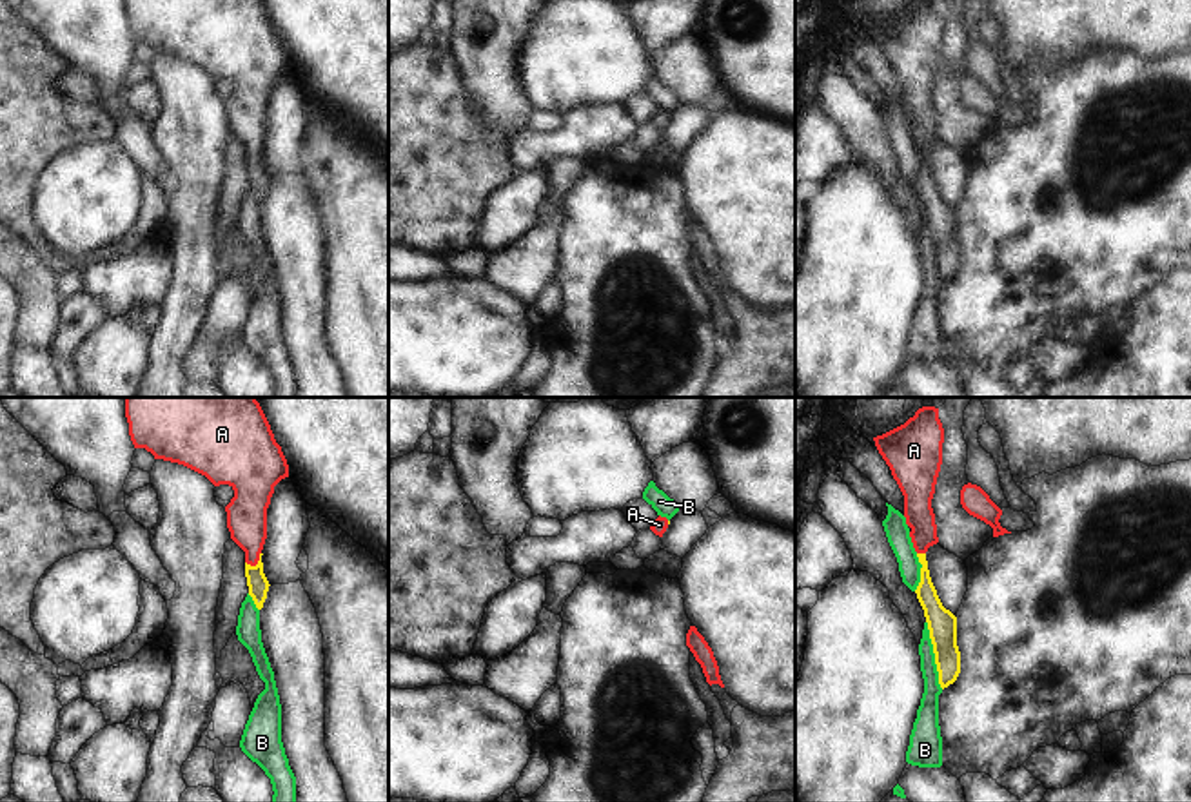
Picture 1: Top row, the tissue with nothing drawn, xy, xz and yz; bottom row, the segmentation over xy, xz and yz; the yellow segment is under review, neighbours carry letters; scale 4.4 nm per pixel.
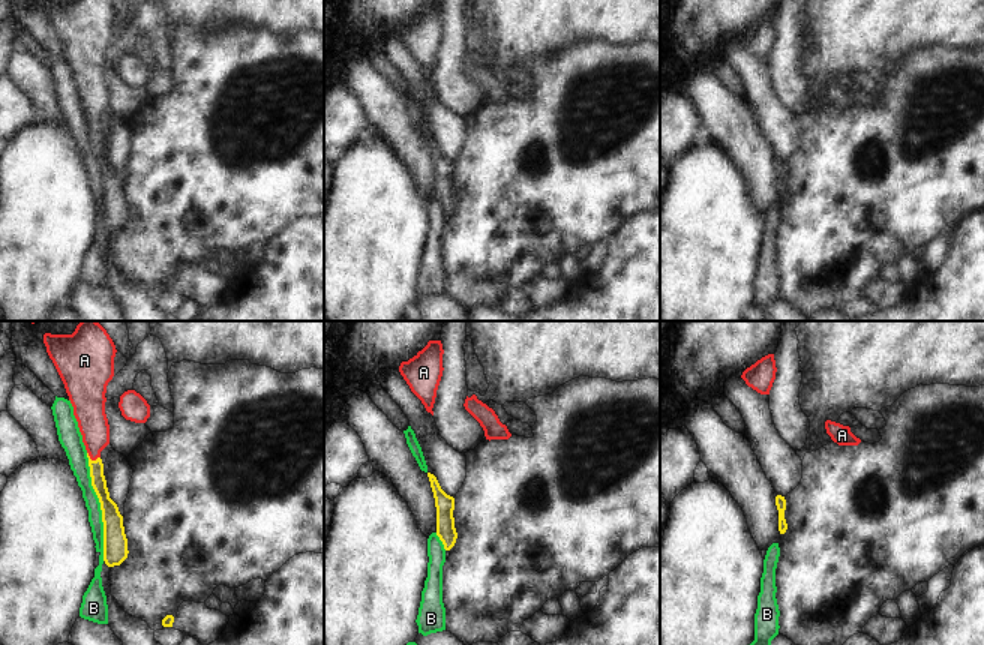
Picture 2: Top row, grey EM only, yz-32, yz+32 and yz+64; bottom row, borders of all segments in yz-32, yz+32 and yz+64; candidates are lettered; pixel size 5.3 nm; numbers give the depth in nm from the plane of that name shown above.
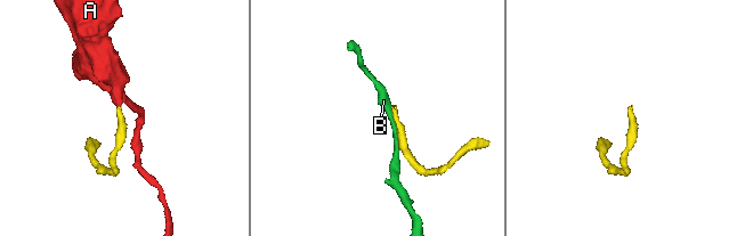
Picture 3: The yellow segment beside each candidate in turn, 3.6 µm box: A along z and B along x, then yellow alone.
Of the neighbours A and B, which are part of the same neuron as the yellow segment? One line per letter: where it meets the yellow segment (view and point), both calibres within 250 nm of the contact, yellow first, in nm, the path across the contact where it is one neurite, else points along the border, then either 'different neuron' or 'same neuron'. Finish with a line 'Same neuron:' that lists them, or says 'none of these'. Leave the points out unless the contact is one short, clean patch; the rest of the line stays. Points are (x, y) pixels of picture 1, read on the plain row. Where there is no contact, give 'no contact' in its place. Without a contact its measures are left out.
A: meets yellow in xy at (258, 156); 90 nm thick on the yellow side, 180 nm on the other; runs through xy (256, 175), (258, 156), (247, 104); same neuron
B: meets yellow in yz at (935, 249); 130 nm thick on the yellow side, 90 nm on the other; different neuron
Same neuron: A

